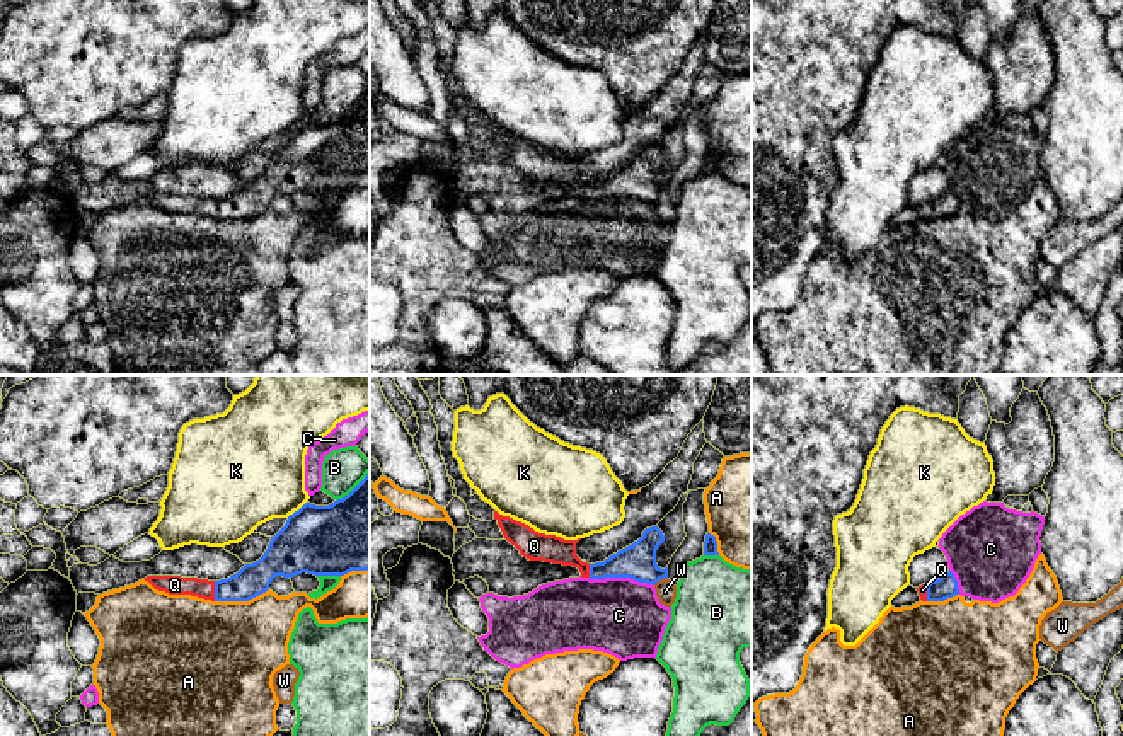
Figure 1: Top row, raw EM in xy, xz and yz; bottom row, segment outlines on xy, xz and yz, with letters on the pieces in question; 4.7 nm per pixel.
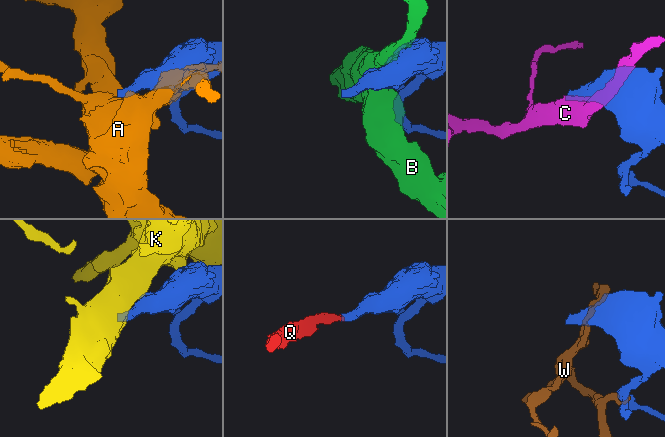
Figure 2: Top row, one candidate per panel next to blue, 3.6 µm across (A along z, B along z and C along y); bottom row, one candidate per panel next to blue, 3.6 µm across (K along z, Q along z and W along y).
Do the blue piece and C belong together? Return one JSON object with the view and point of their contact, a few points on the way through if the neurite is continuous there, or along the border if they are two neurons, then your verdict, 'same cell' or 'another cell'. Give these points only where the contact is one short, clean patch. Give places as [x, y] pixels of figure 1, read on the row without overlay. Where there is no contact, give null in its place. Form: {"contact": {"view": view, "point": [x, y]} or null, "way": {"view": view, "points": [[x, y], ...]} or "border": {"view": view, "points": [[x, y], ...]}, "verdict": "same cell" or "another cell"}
{"contact": {"view": "xz", "point": [621, 195]}, "verdict": "another cell"}

